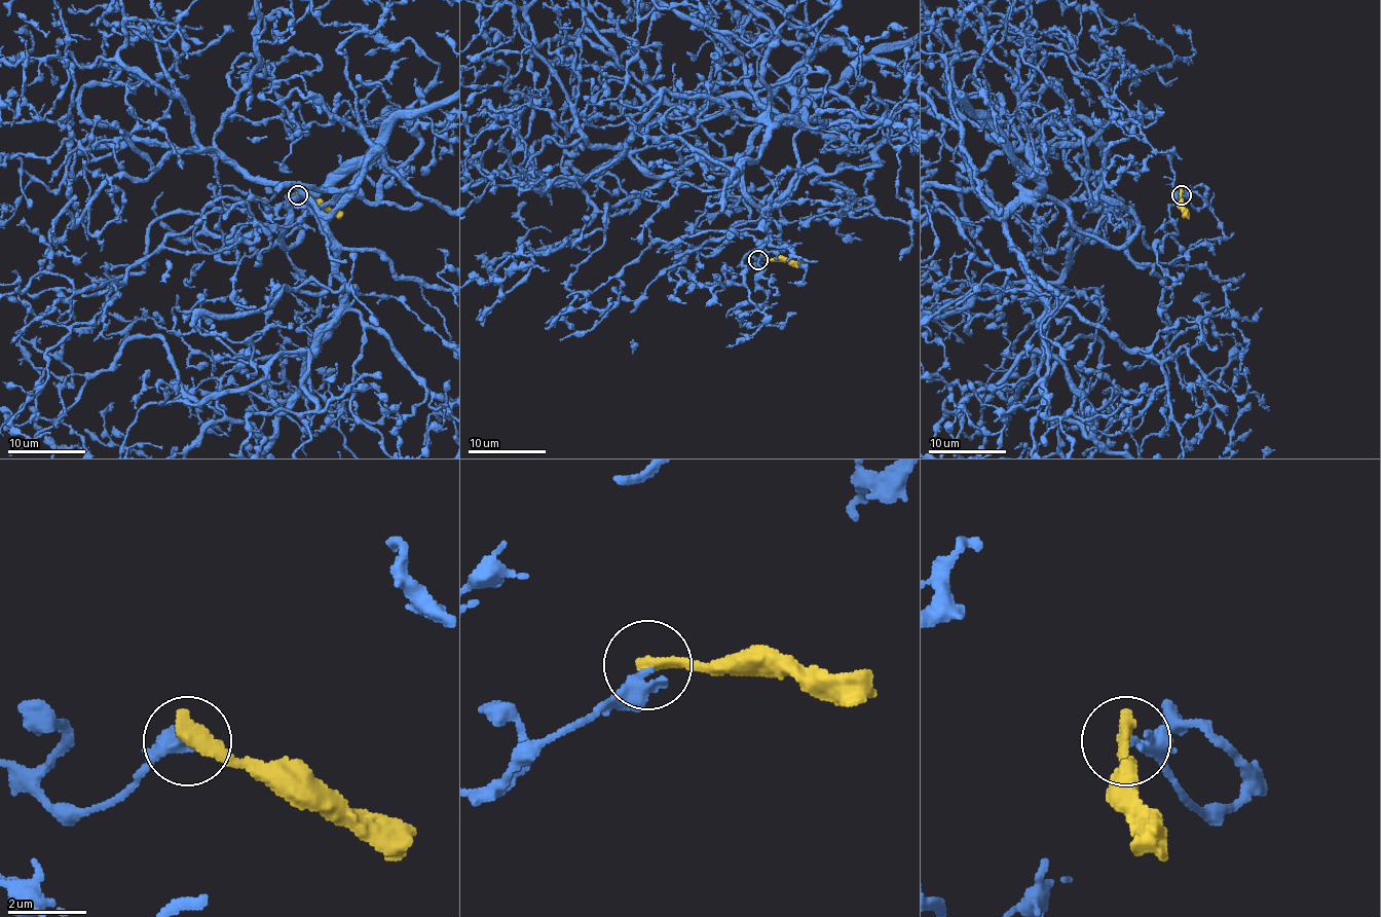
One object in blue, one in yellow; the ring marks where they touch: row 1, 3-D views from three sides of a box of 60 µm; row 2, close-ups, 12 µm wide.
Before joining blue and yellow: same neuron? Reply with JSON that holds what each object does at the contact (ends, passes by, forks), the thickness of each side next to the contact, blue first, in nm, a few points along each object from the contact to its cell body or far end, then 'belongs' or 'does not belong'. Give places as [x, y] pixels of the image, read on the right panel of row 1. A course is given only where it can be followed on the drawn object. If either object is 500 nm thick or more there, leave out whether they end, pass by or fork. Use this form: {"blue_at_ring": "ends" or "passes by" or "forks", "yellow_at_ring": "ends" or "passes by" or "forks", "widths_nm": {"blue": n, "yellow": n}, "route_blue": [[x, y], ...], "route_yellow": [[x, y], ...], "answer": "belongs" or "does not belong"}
{"blue_at_ring": "ends", "yellow_at_ring": "ends", "widths_nm": {"blue": 440, "yellow": 440}, "route_blue": [[1182, 194], [1206, 188], [1154, 251], [1044, 194], [950, 77]], "route_yellow": [[1182, 194], [1182, 208], [1187, 216]], "answer": "does not belong"}

